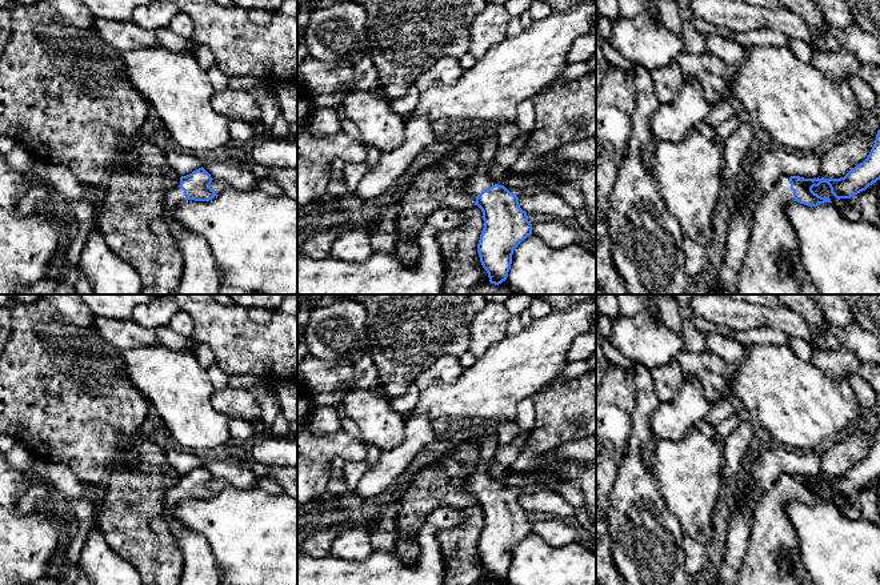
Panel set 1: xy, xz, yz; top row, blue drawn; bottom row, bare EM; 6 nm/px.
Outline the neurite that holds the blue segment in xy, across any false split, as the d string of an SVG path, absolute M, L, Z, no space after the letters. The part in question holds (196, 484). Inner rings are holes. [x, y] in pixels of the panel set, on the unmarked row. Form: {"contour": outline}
{"contour": "M201 465L180 476L180 484L168 489L164 497L164 512L173 537L183 553L183 572L179 585L220 585L217 565L212 549L203 534L183 526L173 516L175 506L184 498L209 500L216 492L211 486L211 473Z"}

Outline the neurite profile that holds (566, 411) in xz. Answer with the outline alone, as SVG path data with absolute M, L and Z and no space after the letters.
M596 370L563 380L559 376L532 396L536 410L536 421L528 433L525 448L512 464L512 472L529 472L539 466L539 458L549 454L557 446L572 440L581 440L596 433Z

